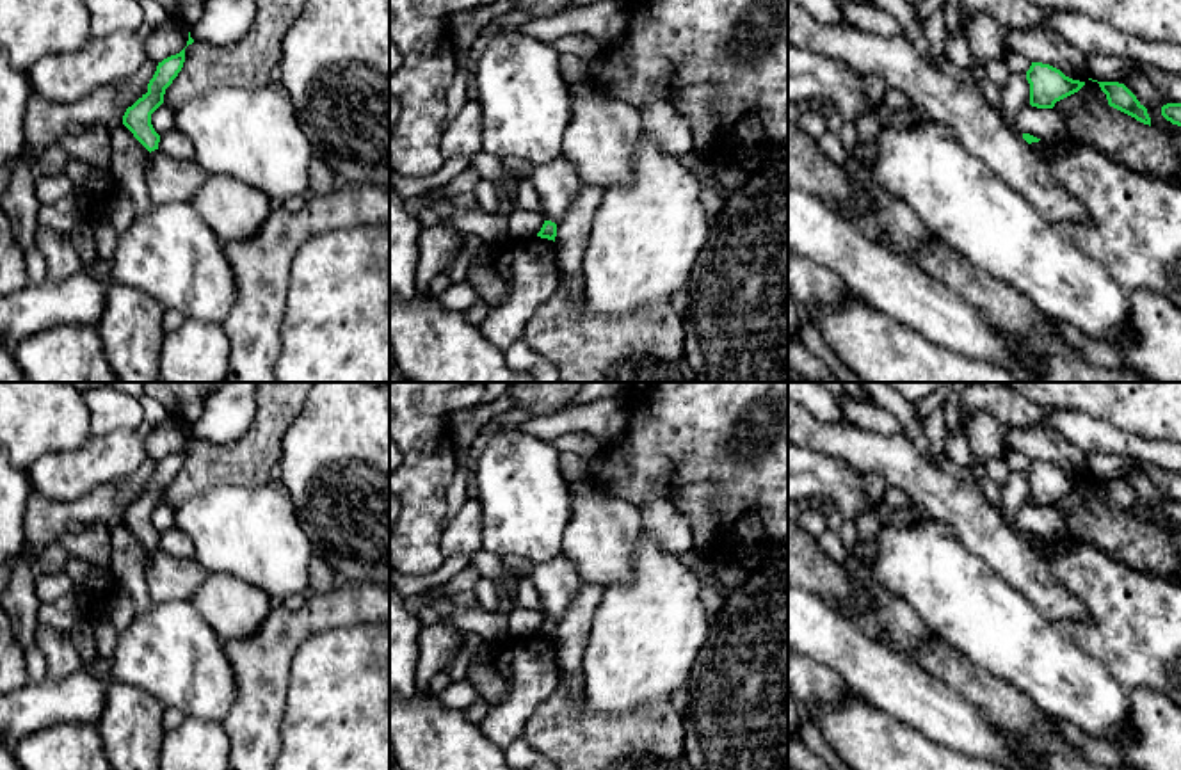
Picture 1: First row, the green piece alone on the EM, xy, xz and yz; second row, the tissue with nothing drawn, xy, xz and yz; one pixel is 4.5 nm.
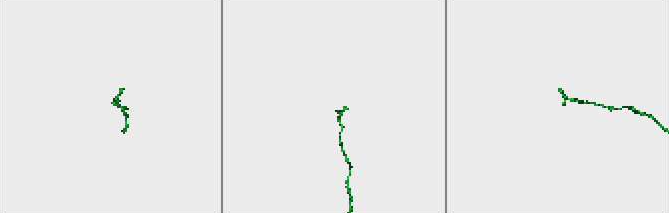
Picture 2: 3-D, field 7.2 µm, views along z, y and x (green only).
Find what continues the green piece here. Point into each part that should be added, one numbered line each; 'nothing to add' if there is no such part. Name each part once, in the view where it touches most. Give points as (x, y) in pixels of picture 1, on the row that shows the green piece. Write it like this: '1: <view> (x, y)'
nothing to add

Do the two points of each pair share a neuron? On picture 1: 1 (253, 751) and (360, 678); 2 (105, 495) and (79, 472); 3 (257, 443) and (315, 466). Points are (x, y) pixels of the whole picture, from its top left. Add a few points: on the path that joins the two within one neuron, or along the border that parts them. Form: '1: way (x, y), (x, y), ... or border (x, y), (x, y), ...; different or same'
1: border (289, 690), (280, 751); different
2: border (116, 481), (98, 484), (75, 500), (57, 504); different
3: border (299, 413), (283, 438), (276, 479); different

